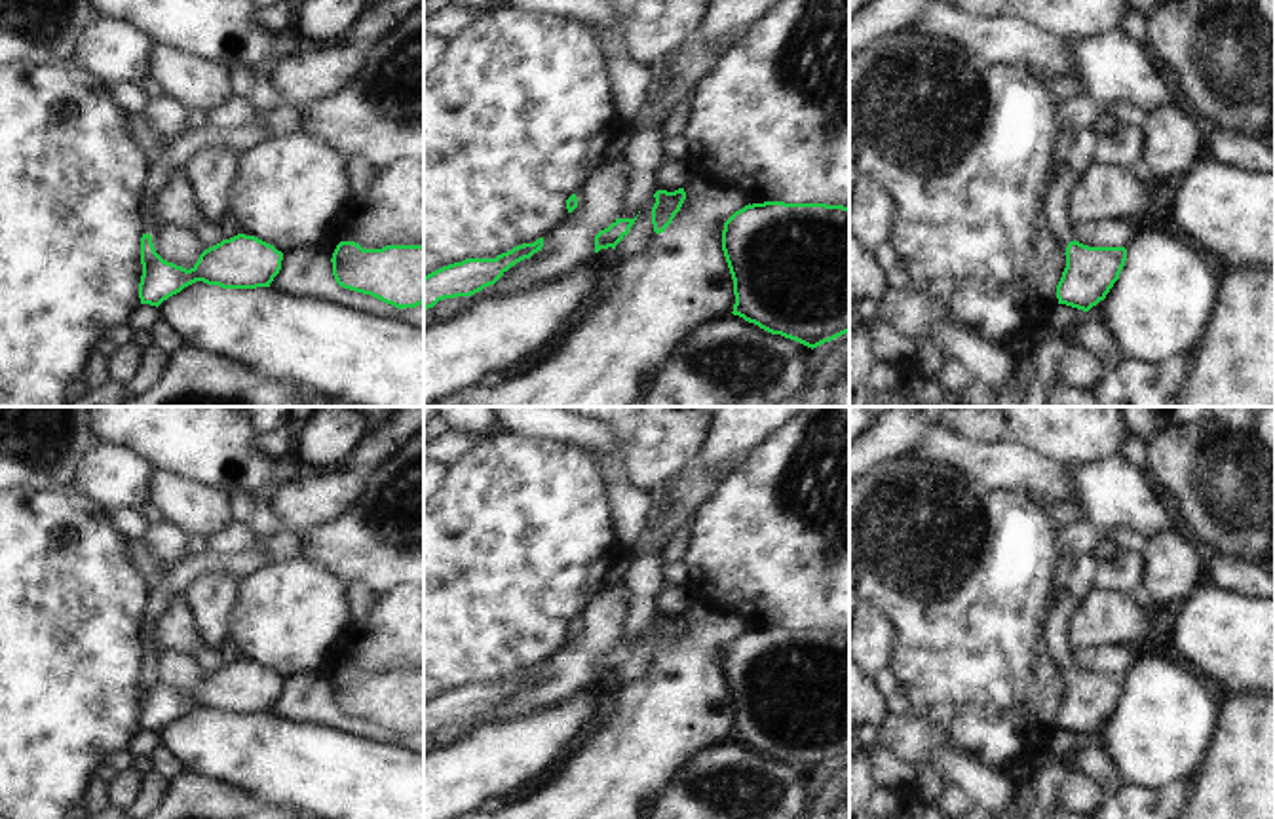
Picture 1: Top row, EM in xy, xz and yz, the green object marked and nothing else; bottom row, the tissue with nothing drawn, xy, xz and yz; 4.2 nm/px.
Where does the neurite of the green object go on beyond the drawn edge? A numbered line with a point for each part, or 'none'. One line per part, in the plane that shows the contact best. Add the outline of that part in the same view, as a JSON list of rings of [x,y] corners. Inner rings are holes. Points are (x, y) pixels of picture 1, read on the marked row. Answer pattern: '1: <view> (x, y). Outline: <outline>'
1: xy (238, 139). Outline: [[[245,122],[228,131],[215,131],[205,125],[175,139],[163,139],[165,150],[162,154],[146,156],[148,167],[139,201],[139,217],[143,220],[141,234],[150,234],[152,243],[156,241],[160,224],[150,211],[150,200],[165,186],[167,179],[177,173],[190,156],[207,148],[228,148],[241,158],[260,141],[264,141],[264,131],[253,122]]]

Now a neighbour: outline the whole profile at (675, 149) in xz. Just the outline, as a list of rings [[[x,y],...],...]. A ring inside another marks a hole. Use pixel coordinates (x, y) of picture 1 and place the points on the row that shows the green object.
[[[682,135],[663,139],[661,150],[665,154],[665,160],[684,162],[688,156],[688,143]]]

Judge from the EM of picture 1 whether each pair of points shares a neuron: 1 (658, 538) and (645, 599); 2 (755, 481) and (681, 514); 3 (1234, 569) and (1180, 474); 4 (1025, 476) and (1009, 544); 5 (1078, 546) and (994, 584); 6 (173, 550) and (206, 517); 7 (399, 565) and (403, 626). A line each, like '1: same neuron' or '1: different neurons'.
1: different neurons
2: different neurons
3: different neurons
4: different neurons
5: different neurons
6: different neurons
7: different neurons

